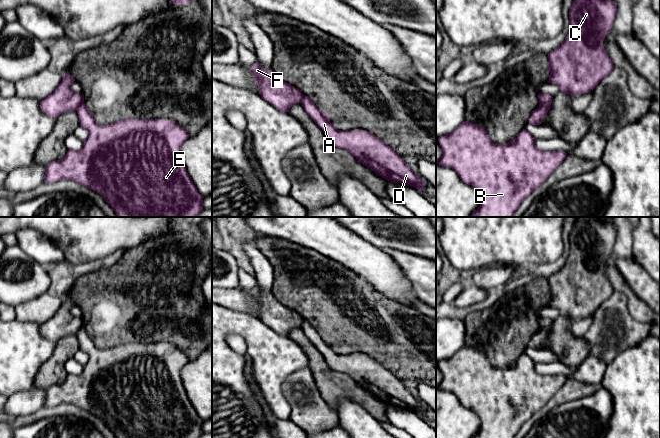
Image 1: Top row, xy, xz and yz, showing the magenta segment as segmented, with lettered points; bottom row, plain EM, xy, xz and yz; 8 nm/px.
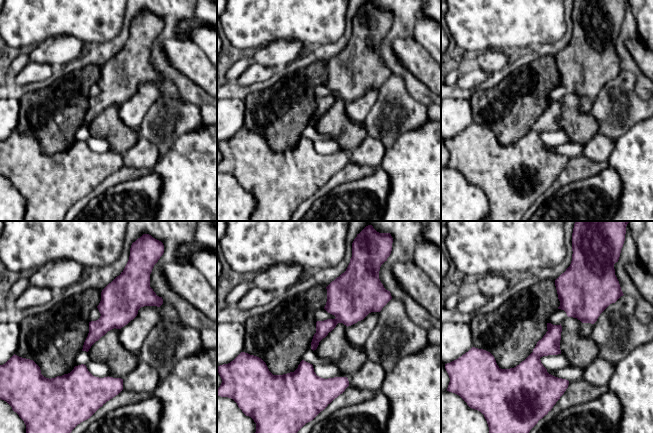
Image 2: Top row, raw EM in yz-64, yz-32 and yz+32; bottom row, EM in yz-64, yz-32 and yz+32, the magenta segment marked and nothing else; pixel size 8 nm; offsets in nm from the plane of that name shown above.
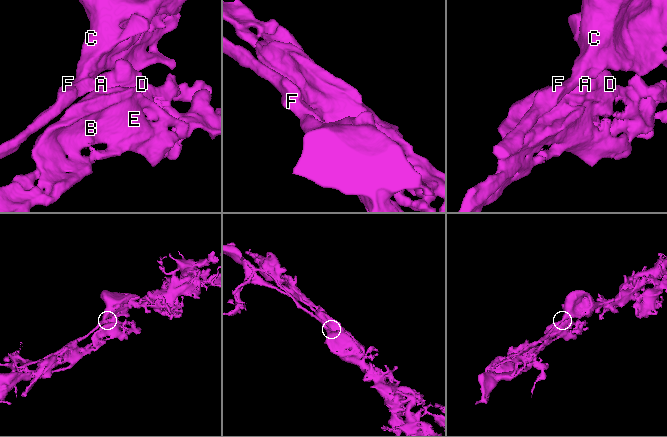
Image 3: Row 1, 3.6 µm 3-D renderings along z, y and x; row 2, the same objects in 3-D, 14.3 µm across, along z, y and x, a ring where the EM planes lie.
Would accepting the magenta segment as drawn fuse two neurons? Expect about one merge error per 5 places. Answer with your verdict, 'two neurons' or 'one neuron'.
one neuron

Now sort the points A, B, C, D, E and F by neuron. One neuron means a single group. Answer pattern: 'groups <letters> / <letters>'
groups A B C D E F

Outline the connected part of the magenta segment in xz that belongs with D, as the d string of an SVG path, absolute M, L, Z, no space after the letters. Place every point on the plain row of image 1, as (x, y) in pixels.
M258 285L250 292L250 296L257 306L259 318L274 331L289 336L292 329L301 327L333 370L349 375L361 388L388 405L424 415L426 407L377 360L364 354L336 353L329 340L315 329L311 321L281 304L272 293L265 294Z

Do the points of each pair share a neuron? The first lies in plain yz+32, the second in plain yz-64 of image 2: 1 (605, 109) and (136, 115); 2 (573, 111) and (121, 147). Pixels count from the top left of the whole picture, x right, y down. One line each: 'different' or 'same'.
1: different
2: same

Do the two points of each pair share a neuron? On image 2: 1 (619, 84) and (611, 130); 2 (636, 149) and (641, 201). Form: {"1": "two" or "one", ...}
{"1": "one", "2": "one"}

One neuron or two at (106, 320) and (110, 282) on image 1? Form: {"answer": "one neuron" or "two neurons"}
{"answer": "one neuron"}

